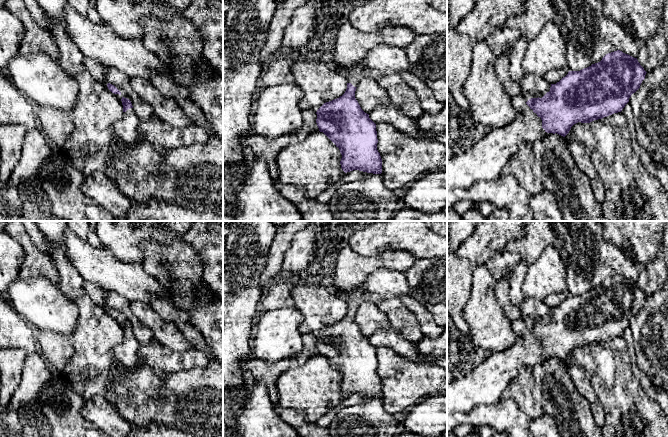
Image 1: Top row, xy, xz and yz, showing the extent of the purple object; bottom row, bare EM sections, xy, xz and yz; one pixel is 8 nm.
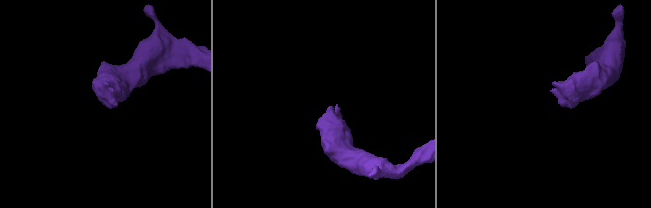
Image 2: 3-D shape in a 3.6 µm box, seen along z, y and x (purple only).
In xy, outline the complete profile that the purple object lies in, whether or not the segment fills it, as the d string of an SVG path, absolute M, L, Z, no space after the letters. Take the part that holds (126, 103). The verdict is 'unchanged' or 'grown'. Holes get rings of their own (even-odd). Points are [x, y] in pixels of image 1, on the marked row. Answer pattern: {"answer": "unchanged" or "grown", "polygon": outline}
{"answer": "grown", "polygon": "M122 97L123 116L112 126L113 135L123 143L132 144L139 137L139 119L129 99Z"}

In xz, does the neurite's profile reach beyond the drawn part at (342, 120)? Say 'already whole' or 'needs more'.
needs more

